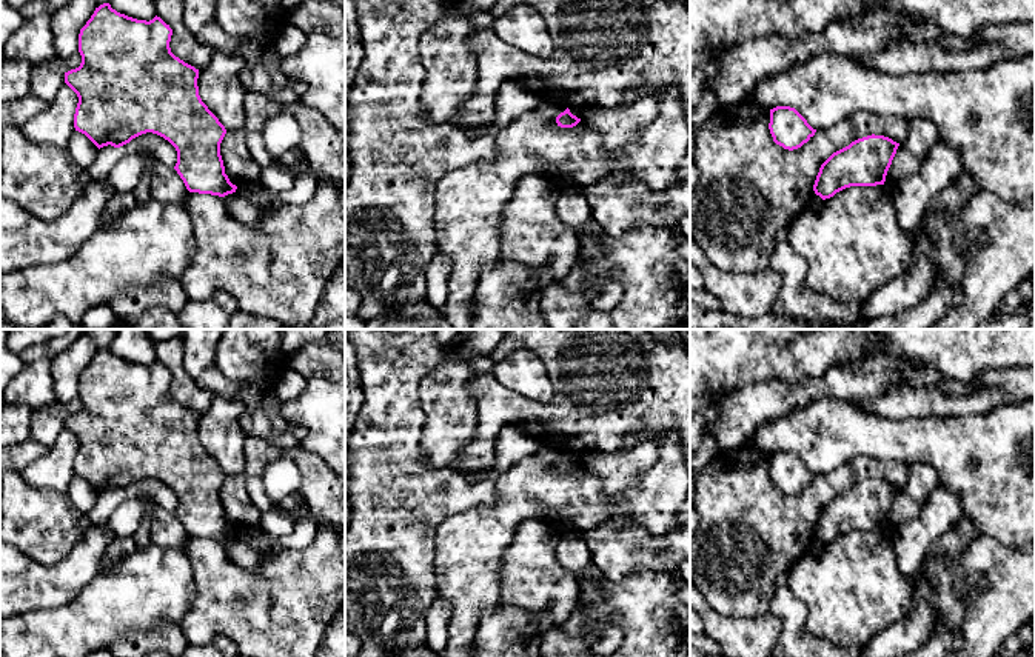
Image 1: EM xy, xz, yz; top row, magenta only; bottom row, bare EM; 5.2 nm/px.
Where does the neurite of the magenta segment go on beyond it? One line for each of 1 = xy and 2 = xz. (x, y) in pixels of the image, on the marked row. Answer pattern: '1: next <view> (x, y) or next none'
1: next none
2: next none

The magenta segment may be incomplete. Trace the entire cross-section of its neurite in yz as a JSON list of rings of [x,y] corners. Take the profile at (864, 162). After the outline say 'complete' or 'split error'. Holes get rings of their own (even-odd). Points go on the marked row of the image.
[[[867,135],[833,152],[819,168],[813,191],[822,200],[850,186],[884,185],[899,143]]] | complete

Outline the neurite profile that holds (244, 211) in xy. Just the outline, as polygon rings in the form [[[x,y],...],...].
[[[233,192],[223,197],[231,215],[245,225],[256,226],[259,223],[260,209],[248,202],[242,192]]]

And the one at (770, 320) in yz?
[[[690,300],[690,329],[810,329],[804,322],[767,312],[755,318],[710,311]]]

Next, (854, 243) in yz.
[[[886,185],[850,186],[822,200],[816,209],[807,206],[790,222],[789,243],[807,262],[807,286],[838,302],[864,302],[873,291],[906,272],[913,258],[909,231],[898,220],[893,189]]]

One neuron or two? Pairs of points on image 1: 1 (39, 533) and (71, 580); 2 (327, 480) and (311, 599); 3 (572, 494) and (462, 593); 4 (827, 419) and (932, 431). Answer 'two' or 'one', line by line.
1: two
2: two
3: one
4: one

